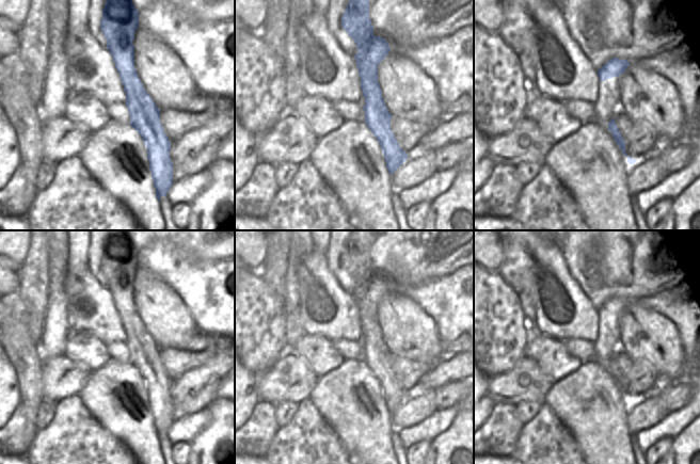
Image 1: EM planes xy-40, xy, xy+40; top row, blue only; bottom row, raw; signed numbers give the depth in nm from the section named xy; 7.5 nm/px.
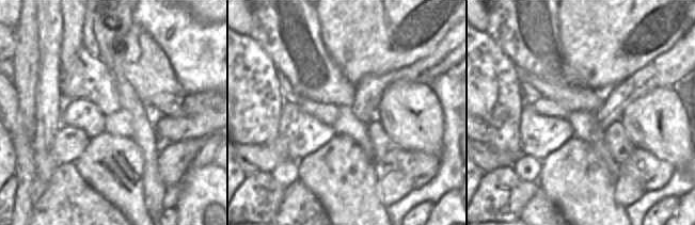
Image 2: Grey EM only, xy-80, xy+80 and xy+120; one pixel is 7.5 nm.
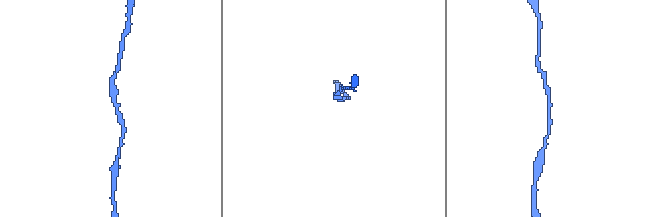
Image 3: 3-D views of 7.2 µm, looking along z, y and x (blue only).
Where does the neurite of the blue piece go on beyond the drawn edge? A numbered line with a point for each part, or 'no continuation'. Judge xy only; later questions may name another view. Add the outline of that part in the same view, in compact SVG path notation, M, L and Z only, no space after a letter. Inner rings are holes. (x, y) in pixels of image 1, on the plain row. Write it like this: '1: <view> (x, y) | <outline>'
no continuation

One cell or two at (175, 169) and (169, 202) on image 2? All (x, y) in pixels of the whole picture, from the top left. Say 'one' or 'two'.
two

